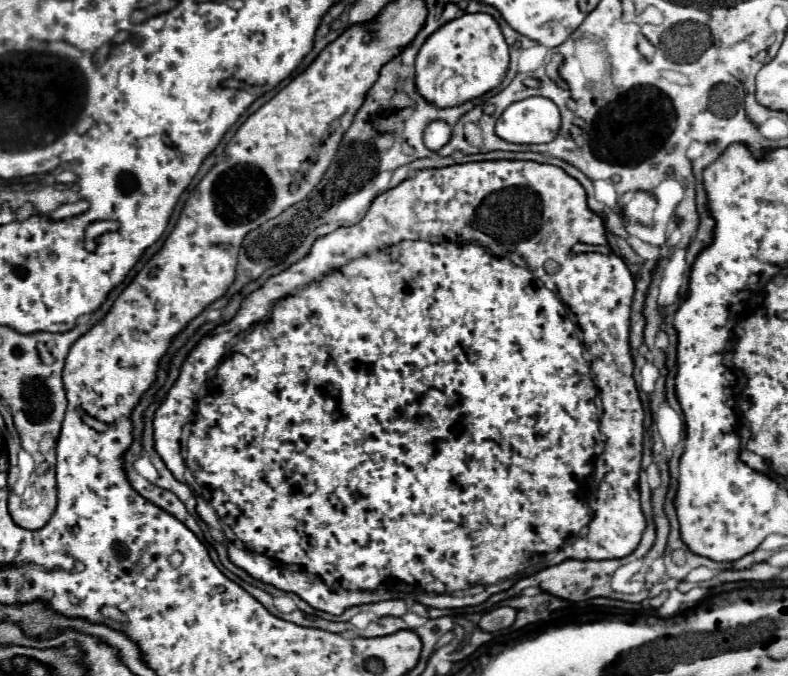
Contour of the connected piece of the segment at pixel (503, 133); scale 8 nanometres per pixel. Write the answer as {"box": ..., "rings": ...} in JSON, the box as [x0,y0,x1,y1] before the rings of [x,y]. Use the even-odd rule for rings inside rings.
{"box":[496,97,558,143],"rings":[[[546,97],[516,101],[496,121],[496,135],[510,143],[550,143],[558,129],[558,107]]]}

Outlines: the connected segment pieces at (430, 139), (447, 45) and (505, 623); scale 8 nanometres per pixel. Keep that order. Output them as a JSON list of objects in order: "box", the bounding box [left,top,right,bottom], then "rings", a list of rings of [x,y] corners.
[{"box":[424,120,450,151],"rings":[[[443,120],[432,121],[424,129],[424,145],[430,151],[438,151],[442,145],[446,145],[450,139],[450,125]]]},{"box":[416,13,508,107],"rings":[[[464,13],[436,29],[424,41],[416,55],[416,87],[430,103],[438,107],[452,107],[494,89],[504,79],[502,73],[506,73],[506,69],[508,43],[498,21],[488,13]]]},{"box":[480,607,518,631],"rings":[[[512,607],[492,609],[492,611],[488,611],[480,619],[480,629],[484,629],[484,631],[500,631],[500,629],[506,629],[506,627],[510,627],[516,621],[516,615],[518,615],[518,611],[512,609]]]}]

